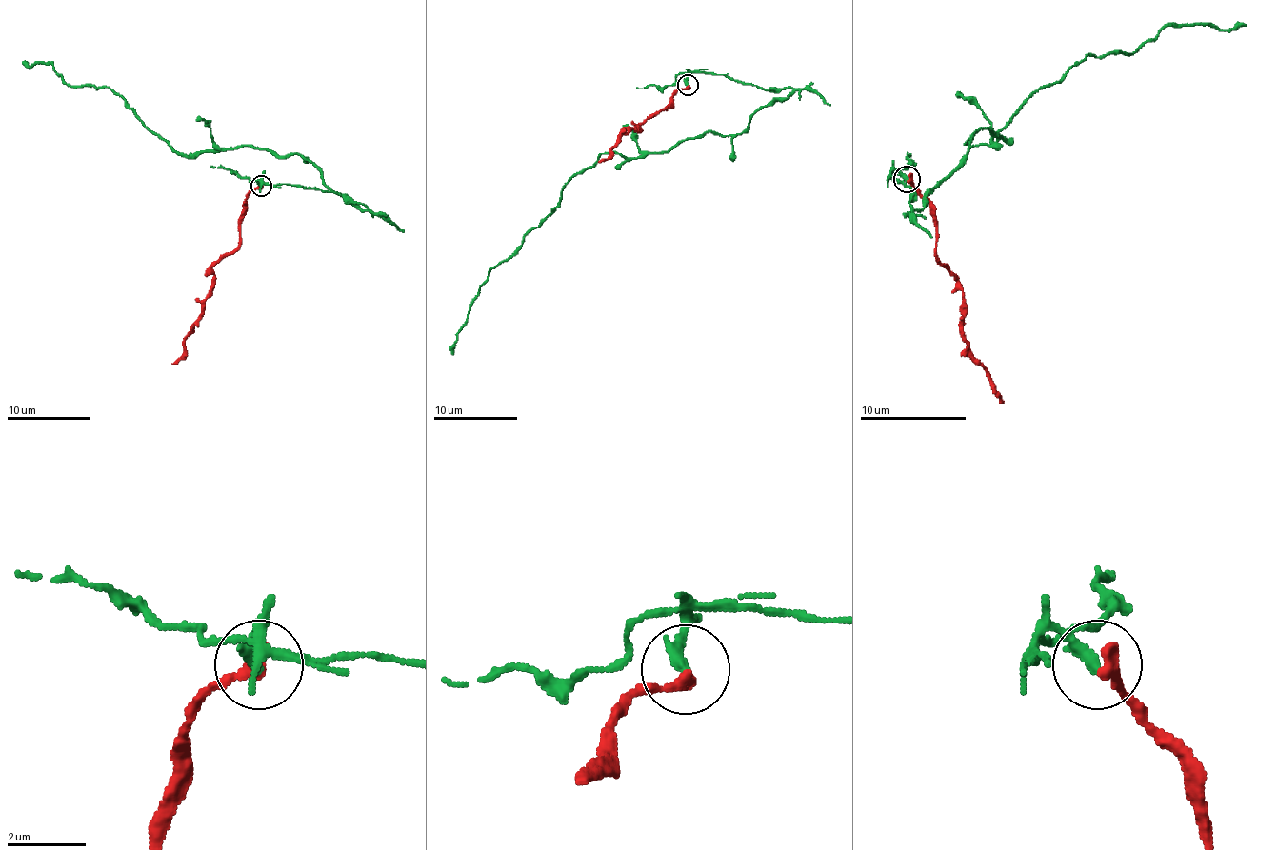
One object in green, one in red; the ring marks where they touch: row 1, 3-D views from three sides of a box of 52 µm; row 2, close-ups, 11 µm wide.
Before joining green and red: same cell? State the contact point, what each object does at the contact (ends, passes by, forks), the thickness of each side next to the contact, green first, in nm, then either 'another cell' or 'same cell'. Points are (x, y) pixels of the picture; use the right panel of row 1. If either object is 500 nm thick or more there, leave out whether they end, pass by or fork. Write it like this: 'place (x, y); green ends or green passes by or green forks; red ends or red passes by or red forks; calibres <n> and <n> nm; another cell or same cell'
place (907, 179); green ends; red ends; calibres 340 and 360 nm; another cell

